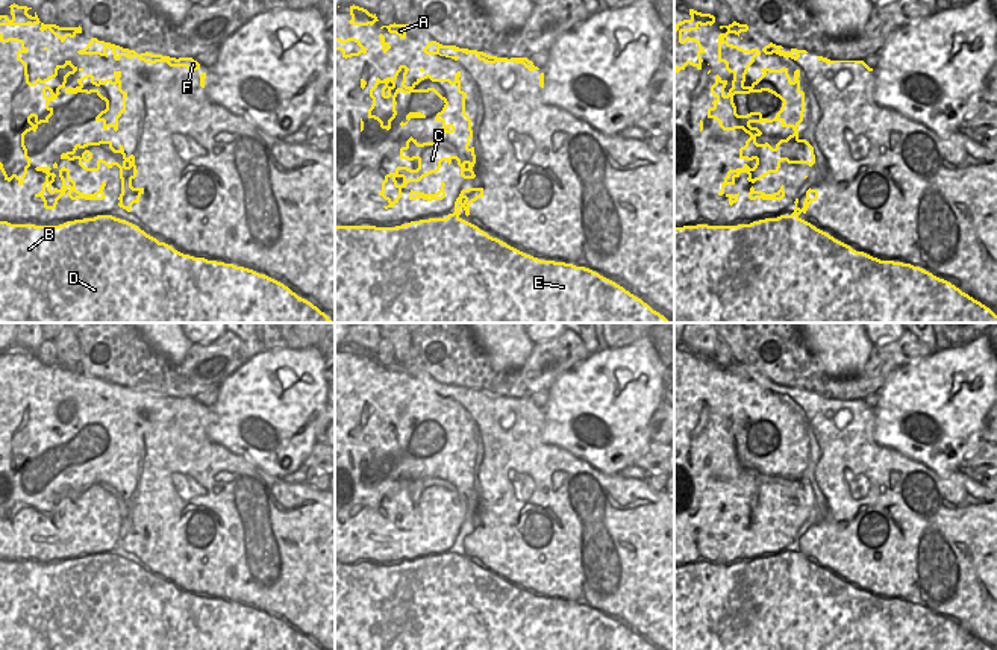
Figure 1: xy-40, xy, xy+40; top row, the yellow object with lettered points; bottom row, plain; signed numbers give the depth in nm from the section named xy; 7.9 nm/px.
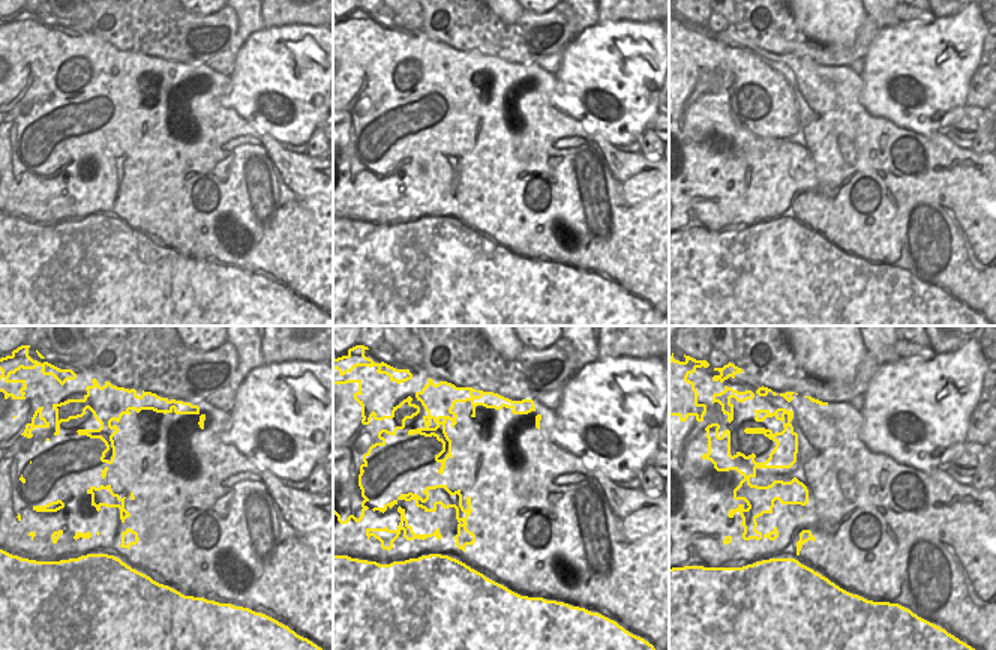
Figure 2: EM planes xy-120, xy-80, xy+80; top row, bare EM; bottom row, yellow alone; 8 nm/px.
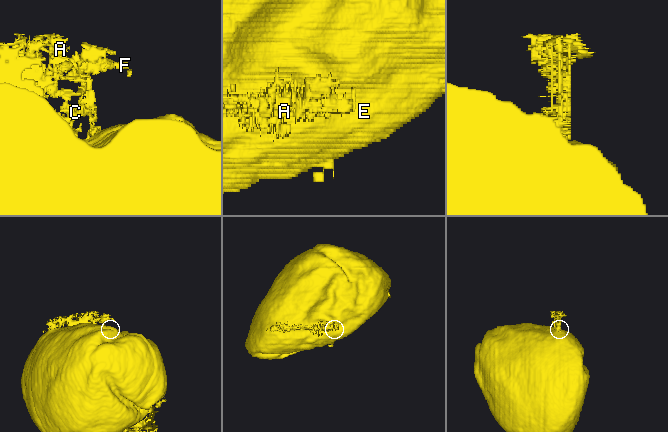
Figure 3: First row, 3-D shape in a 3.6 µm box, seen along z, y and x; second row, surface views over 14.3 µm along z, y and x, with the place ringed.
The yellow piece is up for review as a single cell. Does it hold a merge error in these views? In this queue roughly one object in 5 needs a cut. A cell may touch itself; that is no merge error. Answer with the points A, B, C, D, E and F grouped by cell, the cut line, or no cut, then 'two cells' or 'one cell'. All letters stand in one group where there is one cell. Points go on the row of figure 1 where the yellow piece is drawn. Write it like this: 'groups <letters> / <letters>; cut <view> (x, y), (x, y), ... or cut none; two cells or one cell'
groups A B C D E F; cut none; one cell

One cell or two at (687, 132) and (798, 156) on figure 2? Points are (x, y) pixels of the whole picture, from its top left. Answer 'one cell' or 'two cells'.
one cell

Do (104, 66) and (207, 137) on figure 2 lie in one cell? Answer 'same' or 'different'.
same

